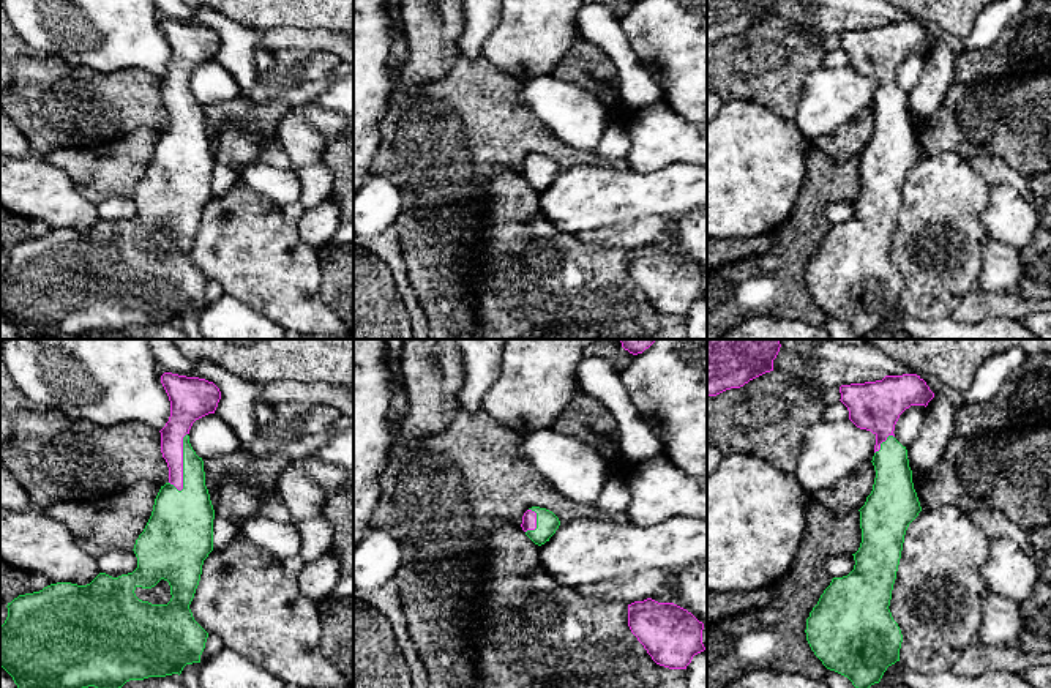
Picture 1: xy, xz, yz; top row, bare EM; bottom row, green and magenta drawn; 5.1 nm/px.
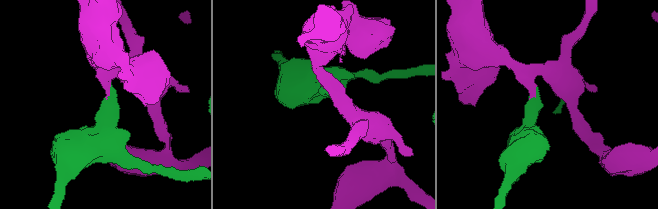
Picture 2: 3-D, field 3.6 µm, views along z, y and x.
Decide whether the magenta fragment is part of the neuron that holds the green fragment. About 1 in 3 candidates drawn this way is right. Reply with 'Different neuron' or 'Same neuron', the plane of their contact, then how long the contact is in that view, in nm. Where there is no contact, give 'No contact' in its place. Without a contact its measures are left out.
Same neuron. Touches green in xy. Shared border 300 nm

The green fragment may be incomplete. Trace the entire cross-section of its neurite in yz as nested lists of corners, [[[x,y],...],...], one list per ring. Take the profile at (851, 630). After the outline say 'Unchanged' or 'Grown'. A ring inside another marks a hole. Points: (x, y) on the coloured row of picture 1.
[[[917,374],[885,376],[882,380],[841,385],[841,402],[849,410],[849,420],[860,429],[871,431],[876,436],[873,466],[876,478],[871,494],[866,497],[860,511],[862,543],[854,555],[854,570],[843,578],[833,578],[830,585],[821,595],[817,604],[806,619],[806,641],[822,664],[844,677],[855,688],[870,688],[879,683],[888,666],[900,661],[900,649],[903,634],[888,609],[896,571],[901,559],[904,535],[909,524],[922,511],[917,492],[912,483],[912,470],[909,467],[907,450],[895,439],[895,424],[900,415],[911,406],[928,406],[934,398],[926,382]]]. Grown

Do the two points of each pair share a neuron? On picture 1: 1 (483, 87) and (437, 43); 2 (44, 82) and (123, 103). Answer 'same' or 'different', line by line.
1: different
2: same

